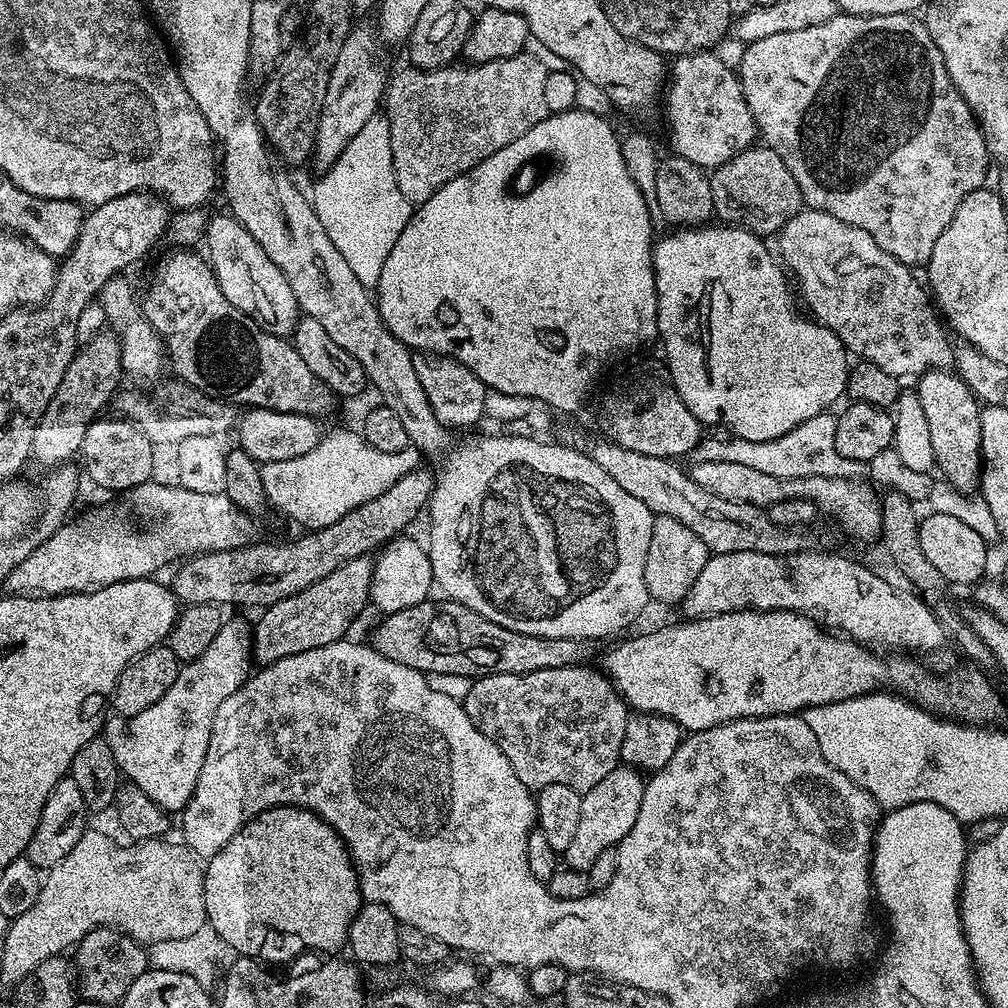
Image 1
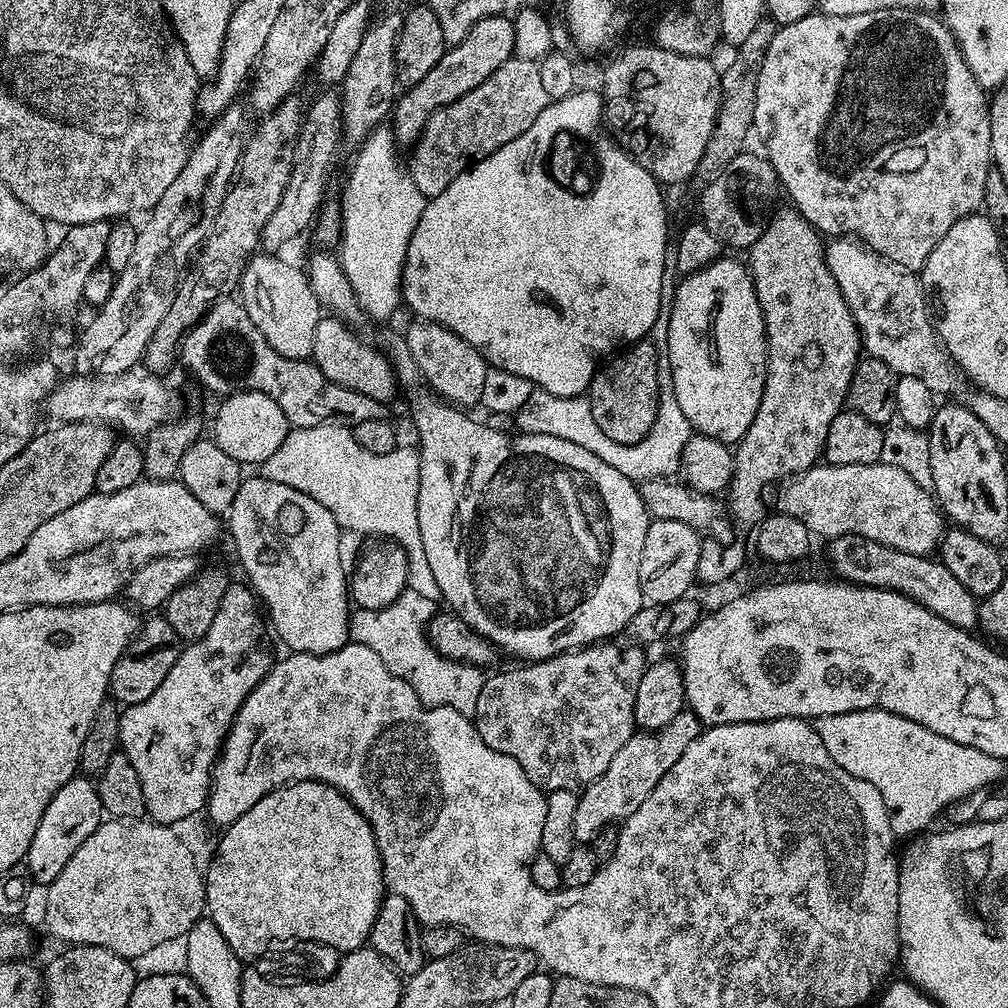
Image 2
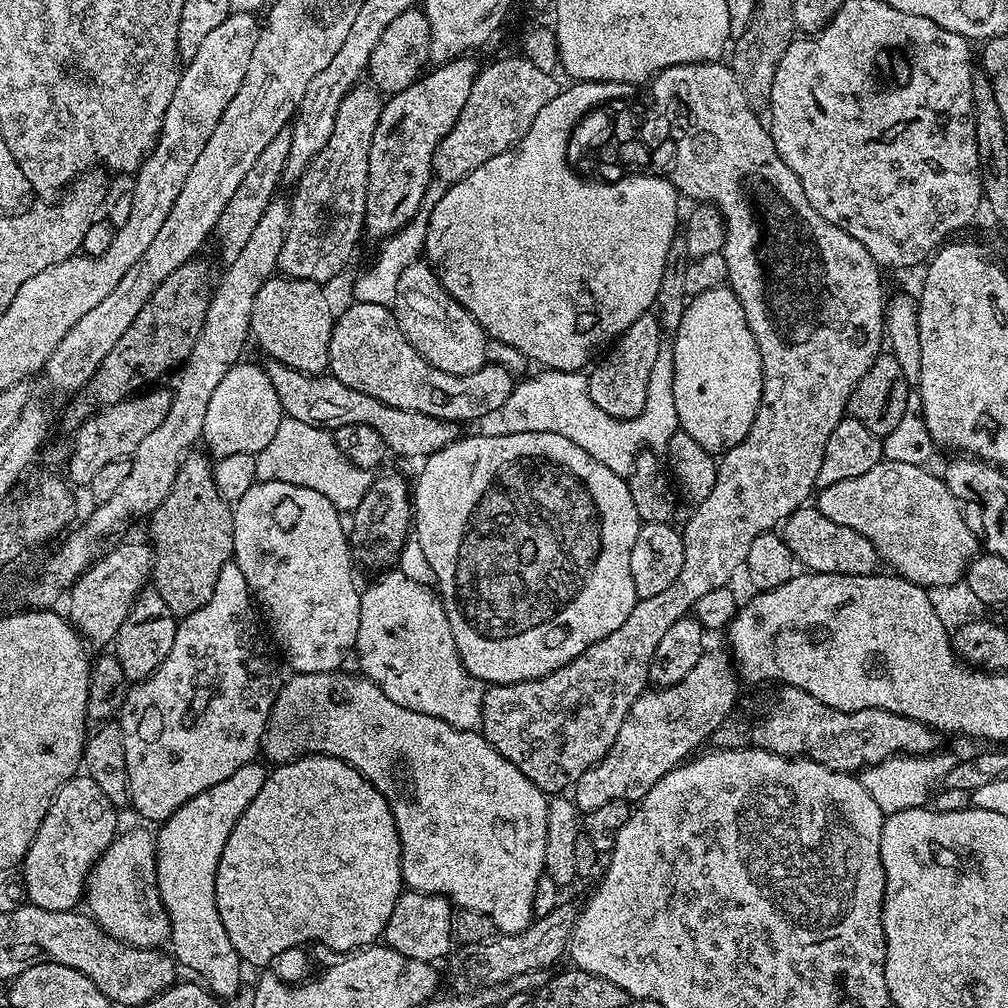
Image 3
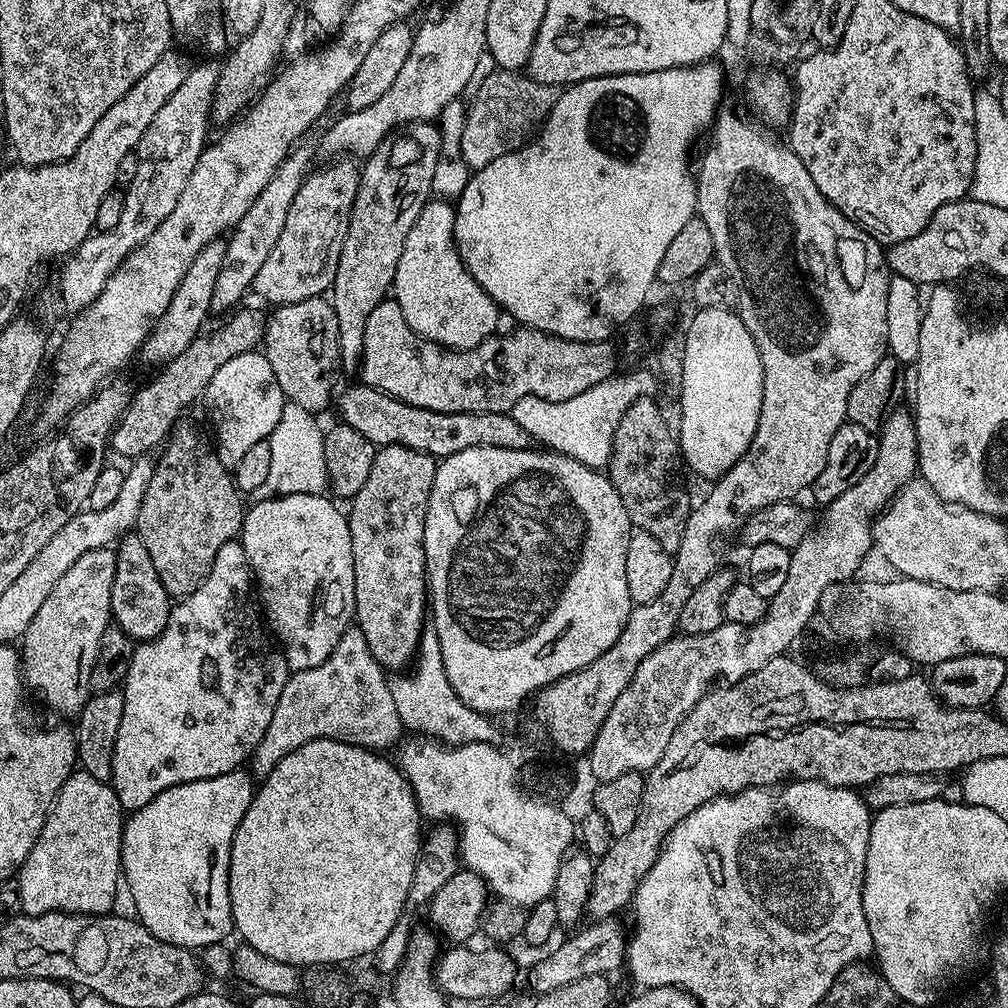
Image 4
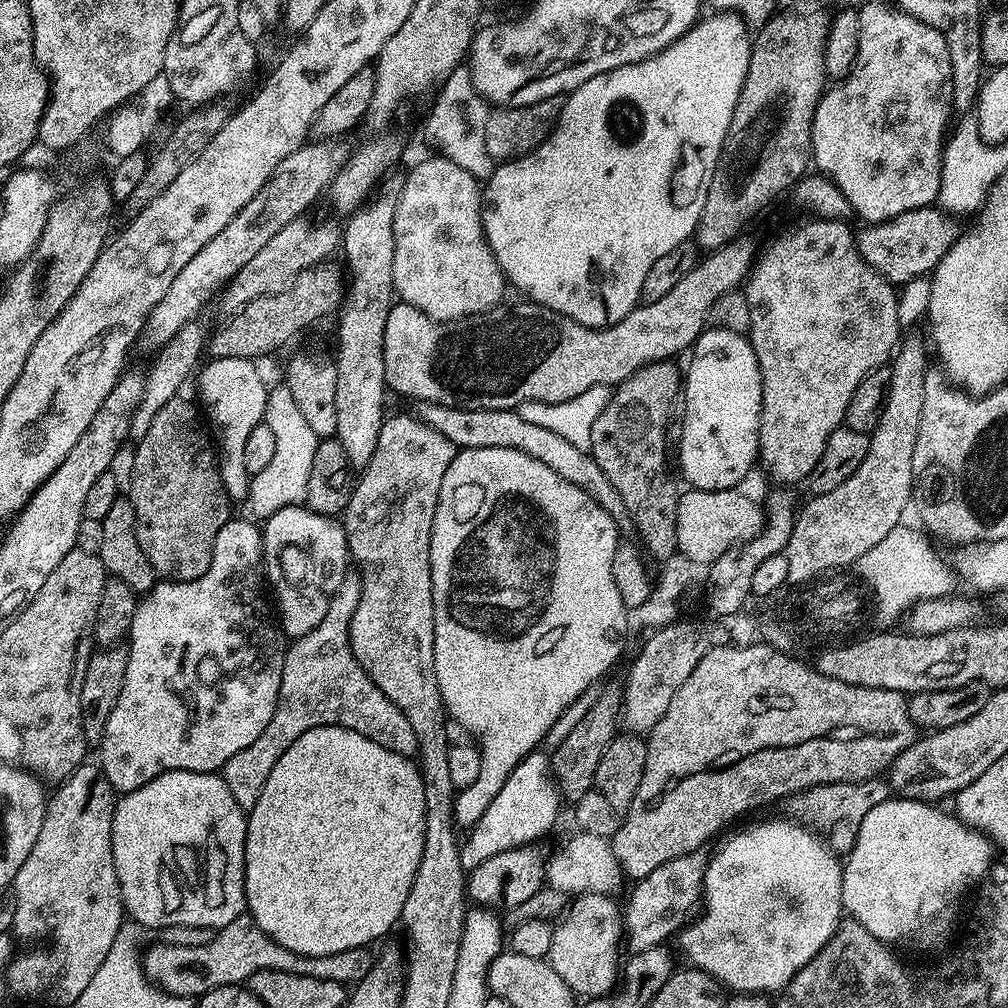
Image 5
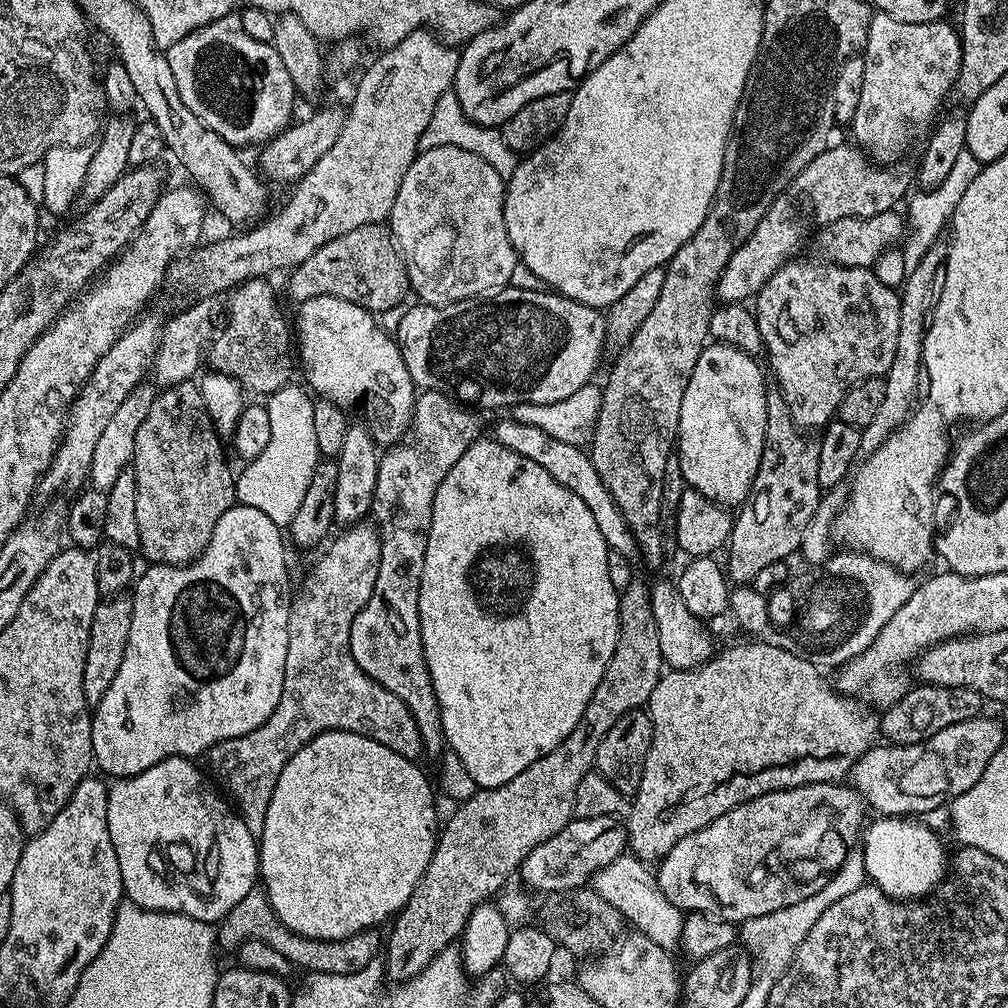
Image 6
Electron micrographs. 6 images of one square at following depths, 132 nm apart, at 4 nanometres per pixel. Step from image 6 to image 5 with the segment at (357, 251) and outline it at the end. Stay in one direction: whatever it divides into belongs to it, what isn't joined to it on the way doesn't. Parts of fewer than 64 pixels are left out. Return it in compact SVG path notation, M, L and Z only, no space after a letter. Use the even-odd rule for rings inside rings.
M339 263L315 264L298 274L286 290L270 294L266 298L254 298L241 312L231 313L228 321L208 337L206 352L212 358L242 358L255 361L256 356L268 356L288 344L303 328L315 320L337 311L346 291L346 276Z

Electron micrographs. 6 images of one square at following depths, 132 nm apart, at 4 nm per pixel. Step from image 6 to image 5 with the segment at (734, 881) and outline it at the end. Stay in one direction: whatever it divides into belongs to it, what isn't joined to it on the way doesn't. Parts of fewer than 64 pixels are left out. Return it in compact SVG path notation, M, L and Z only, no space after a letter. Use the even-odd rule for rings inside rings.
M880 778L859 780L849 784L846 782L823 784L787 797L782 804L783 815L813 830L819 830L821 833L828 832L826 840L832 851L837 854L847 854L851 852L858 838L858 826L862 826L862 818L866 818L866 814L870 814L874 806L889 799L889 796L889 785ZM700 850L685 856L675 856L672 860L662 862L662 866L650 870L646 878L631 885L628 905L625 903L622 908L629 953L661 947L697 915L704 891L705 863L705 853Z

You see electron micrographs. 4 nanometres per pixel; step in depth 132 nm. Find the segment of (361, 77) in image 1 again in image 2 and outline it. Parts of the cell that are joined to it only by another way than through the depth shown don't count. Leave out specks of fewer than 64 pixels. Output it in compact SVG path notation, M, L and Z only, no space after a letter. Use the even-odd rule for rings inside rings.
M321 91L321 96L307 107L304 125L296 141L296 163L292 165L290 182L286 182L286 194L278 202L278 210L270 214L262 233L262 244L269 253L276 254L287 240L300 236L313 227L314 221L325 203L324 191L336 164L344 135L344 119L340 116L340 97L335 91ZM268 247L268 248L267 248Z

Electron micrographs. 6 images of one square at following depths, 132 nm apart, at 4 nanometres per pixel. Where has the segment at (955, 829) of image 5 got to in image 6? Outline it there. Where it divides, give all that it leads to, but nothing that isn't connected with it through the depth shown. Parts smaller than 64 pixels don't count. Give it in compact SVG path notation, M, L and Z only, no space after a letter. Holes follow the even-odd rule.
M885 816L870 824L862 836L867 879L894 900L919 900L935 892L950 868L941 837L916 818Z

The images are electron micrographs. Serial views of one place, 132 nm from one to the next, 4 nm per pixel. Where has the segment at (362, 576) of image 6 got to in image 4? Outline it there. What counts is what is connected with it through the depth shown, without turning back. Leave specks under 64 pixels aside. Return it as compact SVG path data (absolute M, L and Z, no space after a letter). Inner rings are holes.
M349 626L326 662L289 675L286 686L282 686L282 694L278 694L274 718L270 718L262 742L252 751L251 775L268 776L286 754L311 740L341 740L373 750L395 745L401 739L402 725L394 706L392 685L389 677L384 676L387 676L385 669L380 667L374 654L370 654L362 630Z

